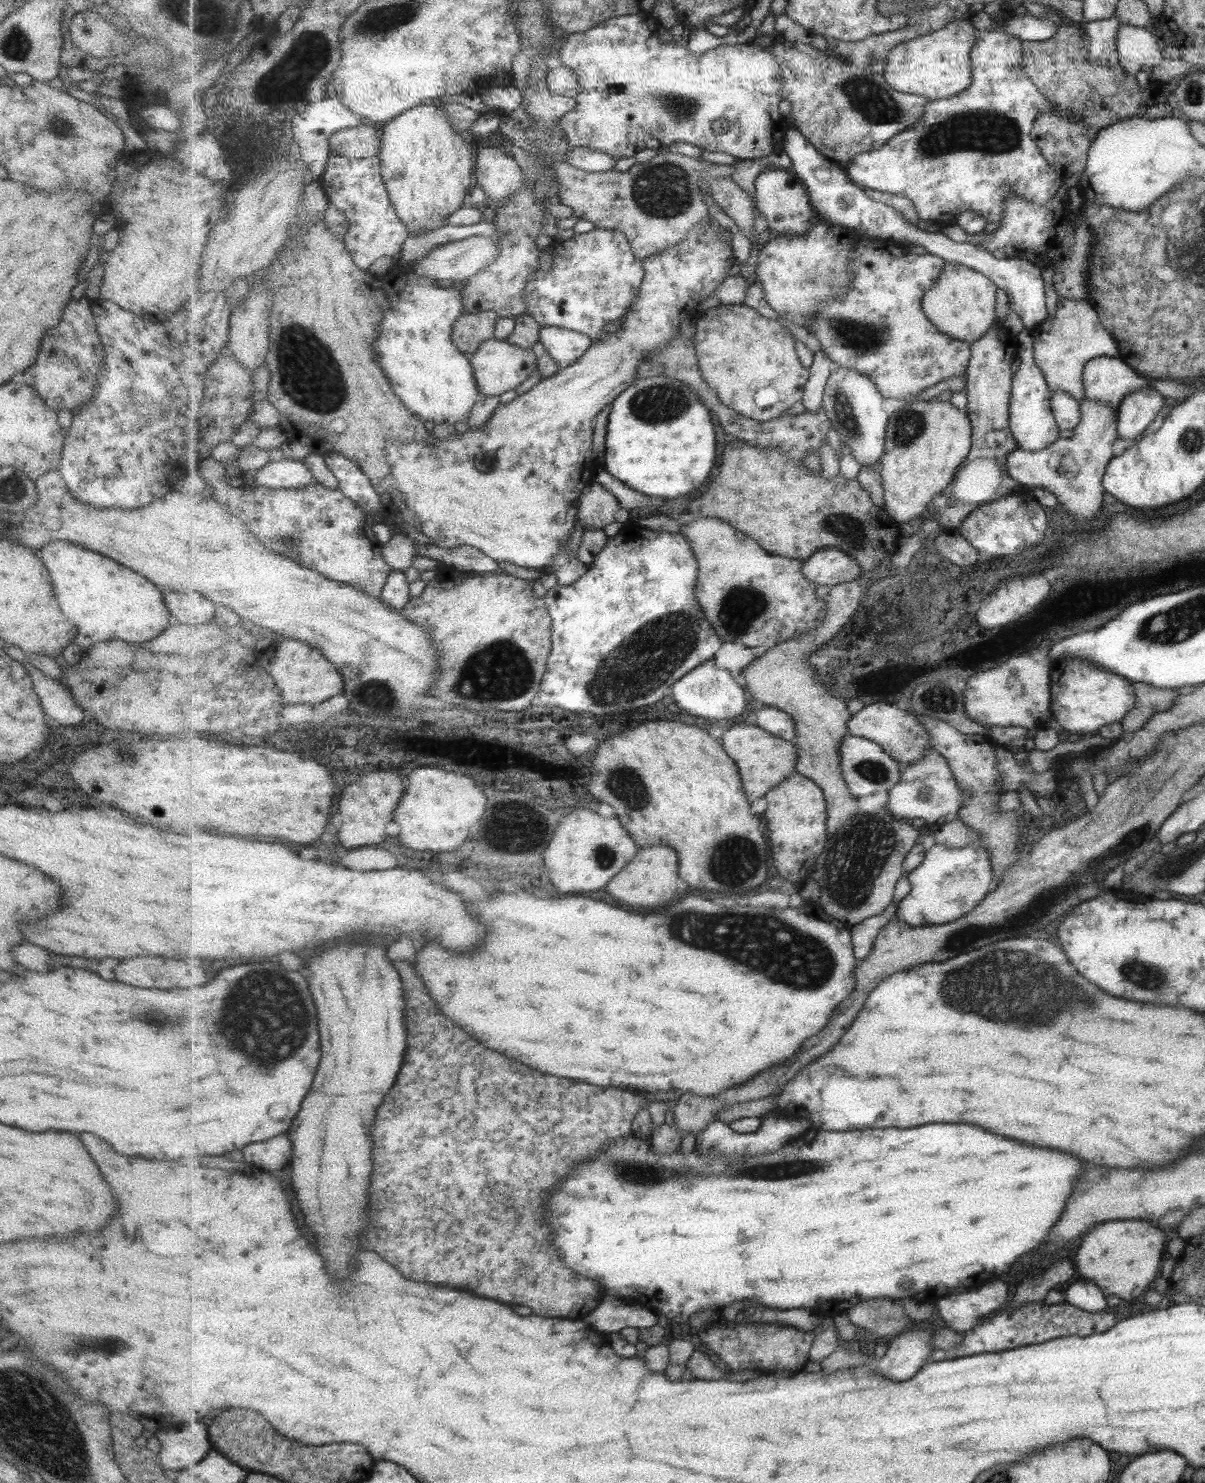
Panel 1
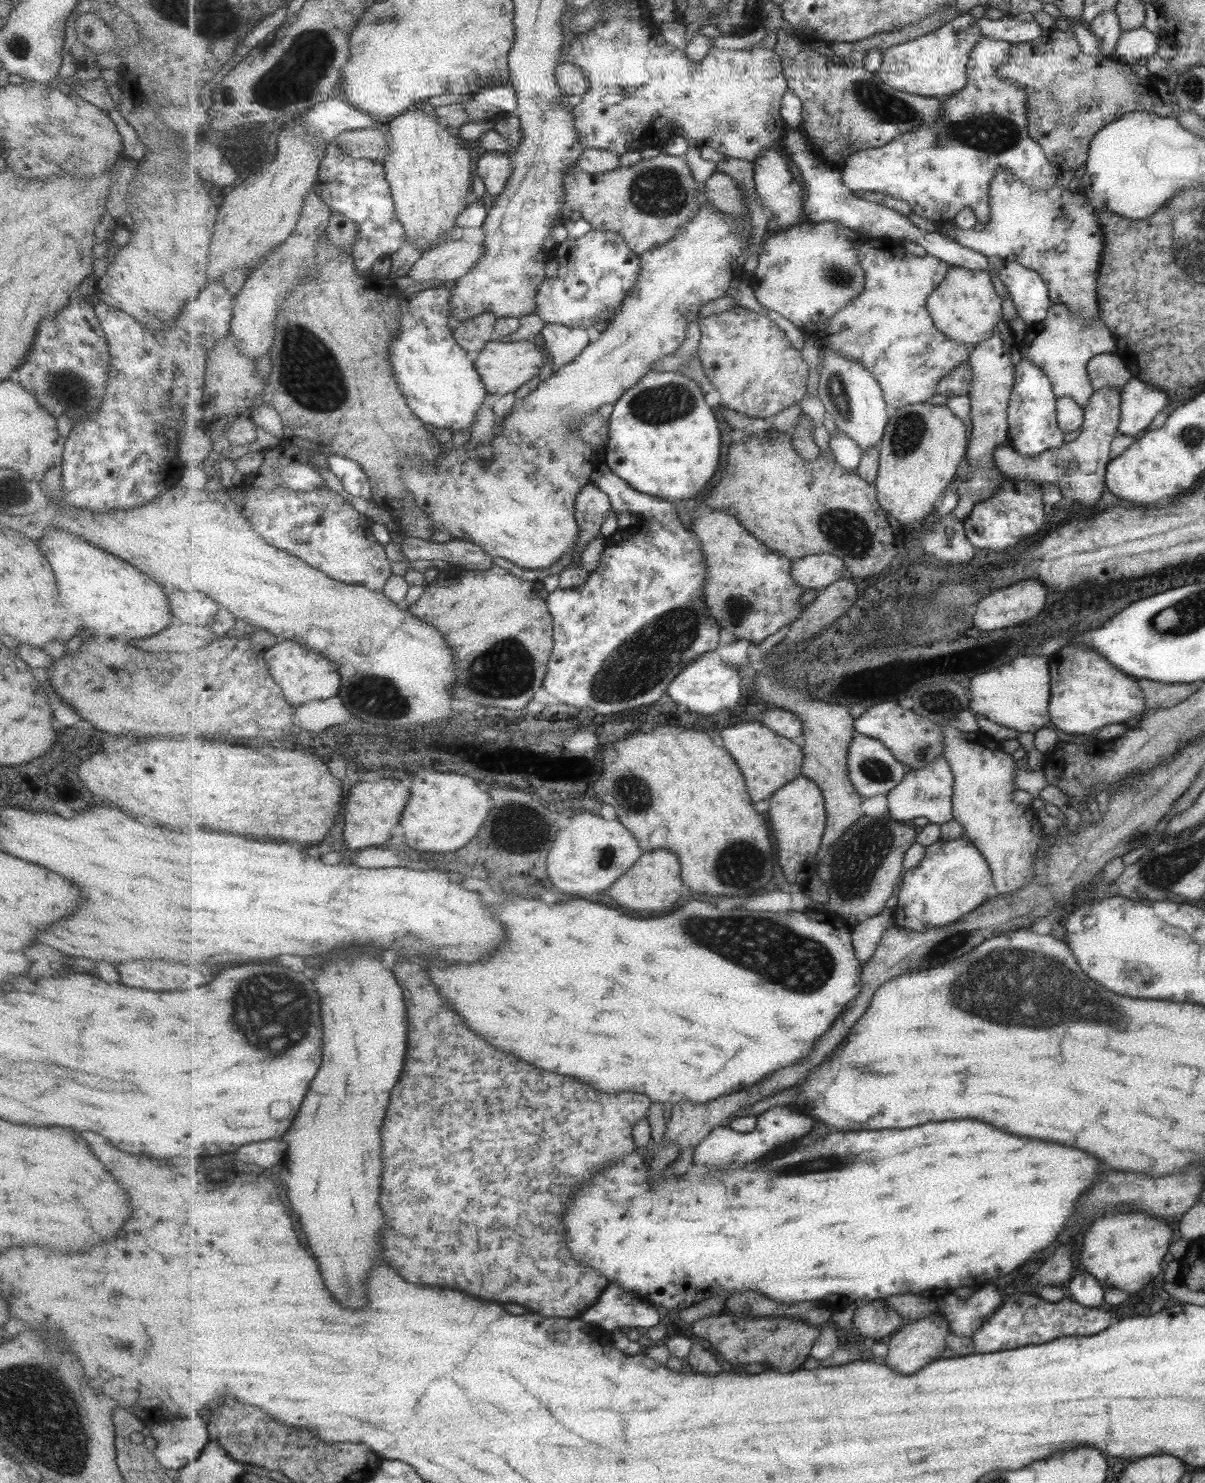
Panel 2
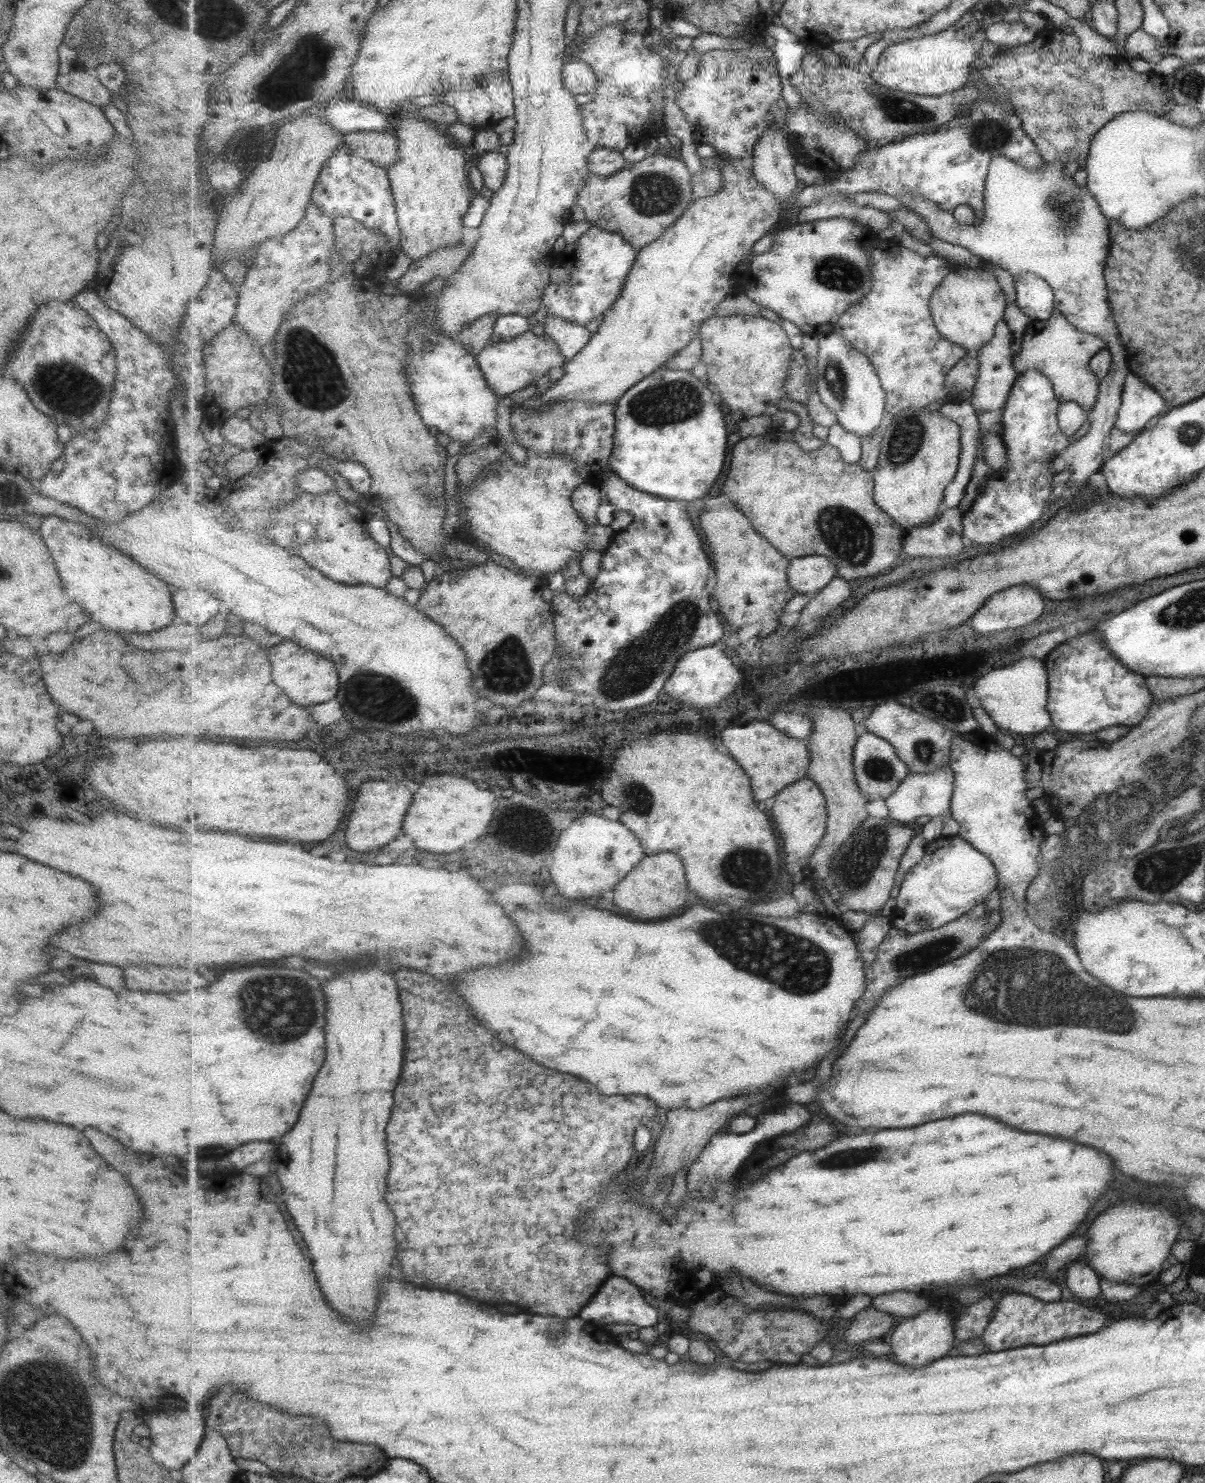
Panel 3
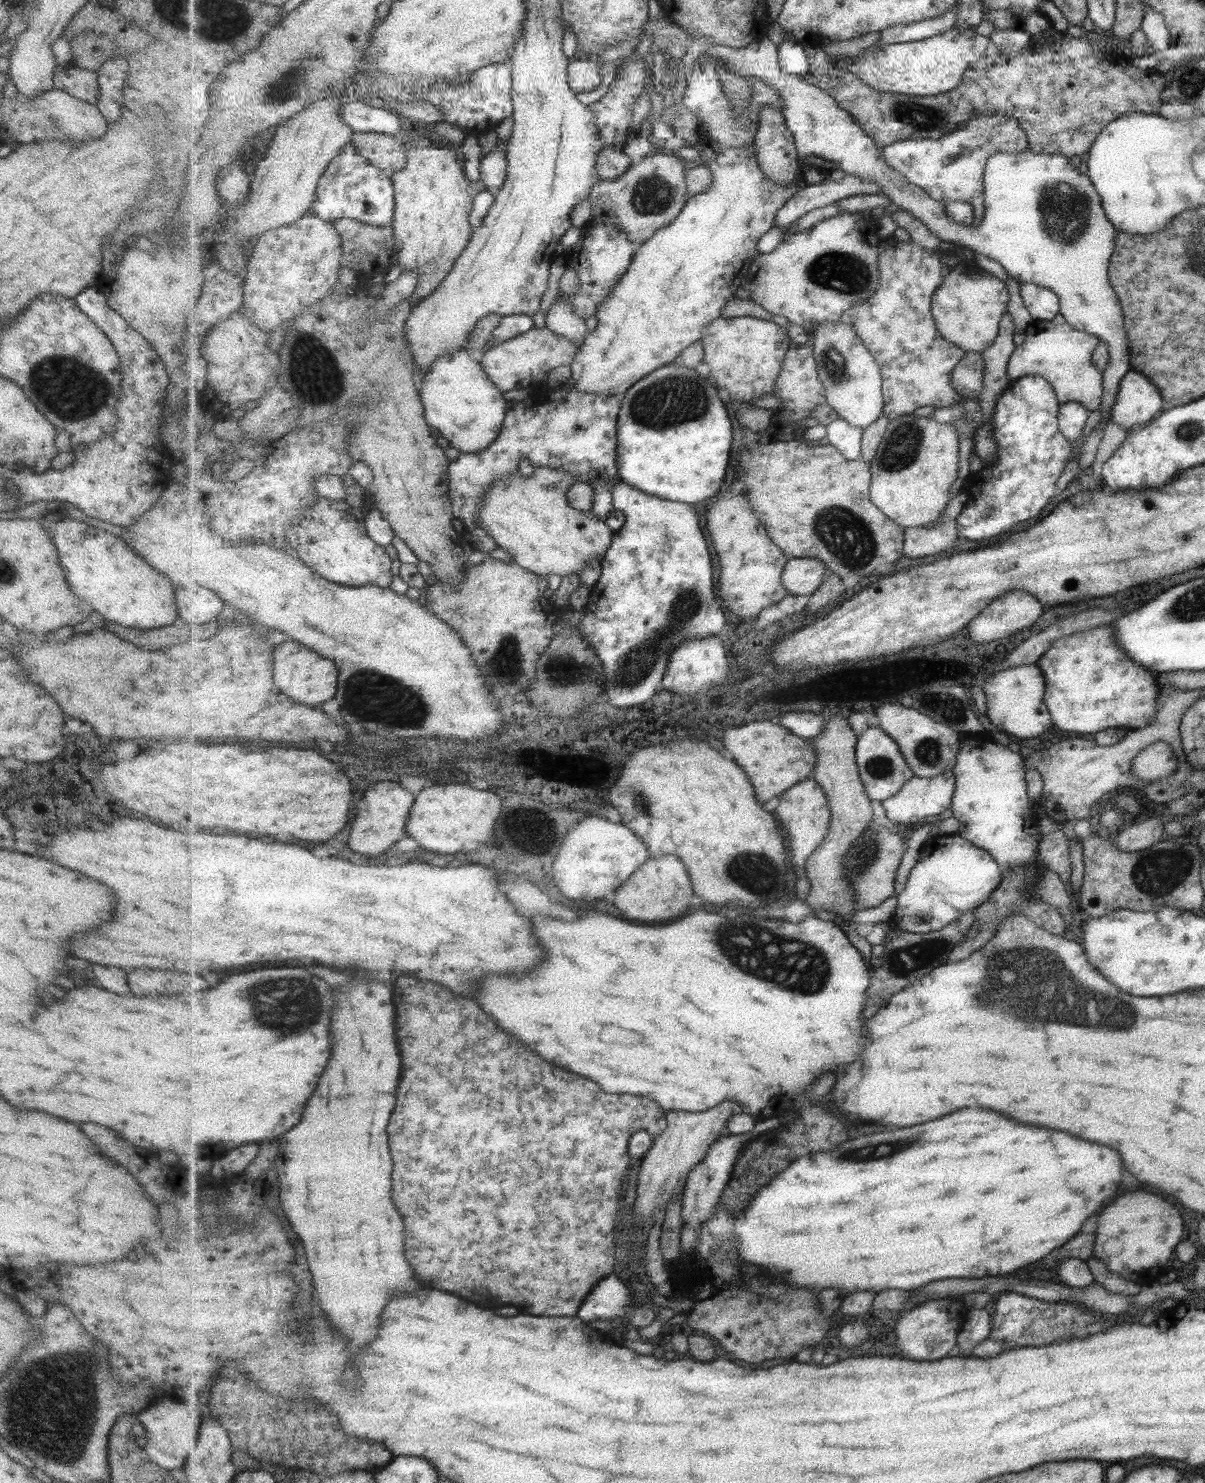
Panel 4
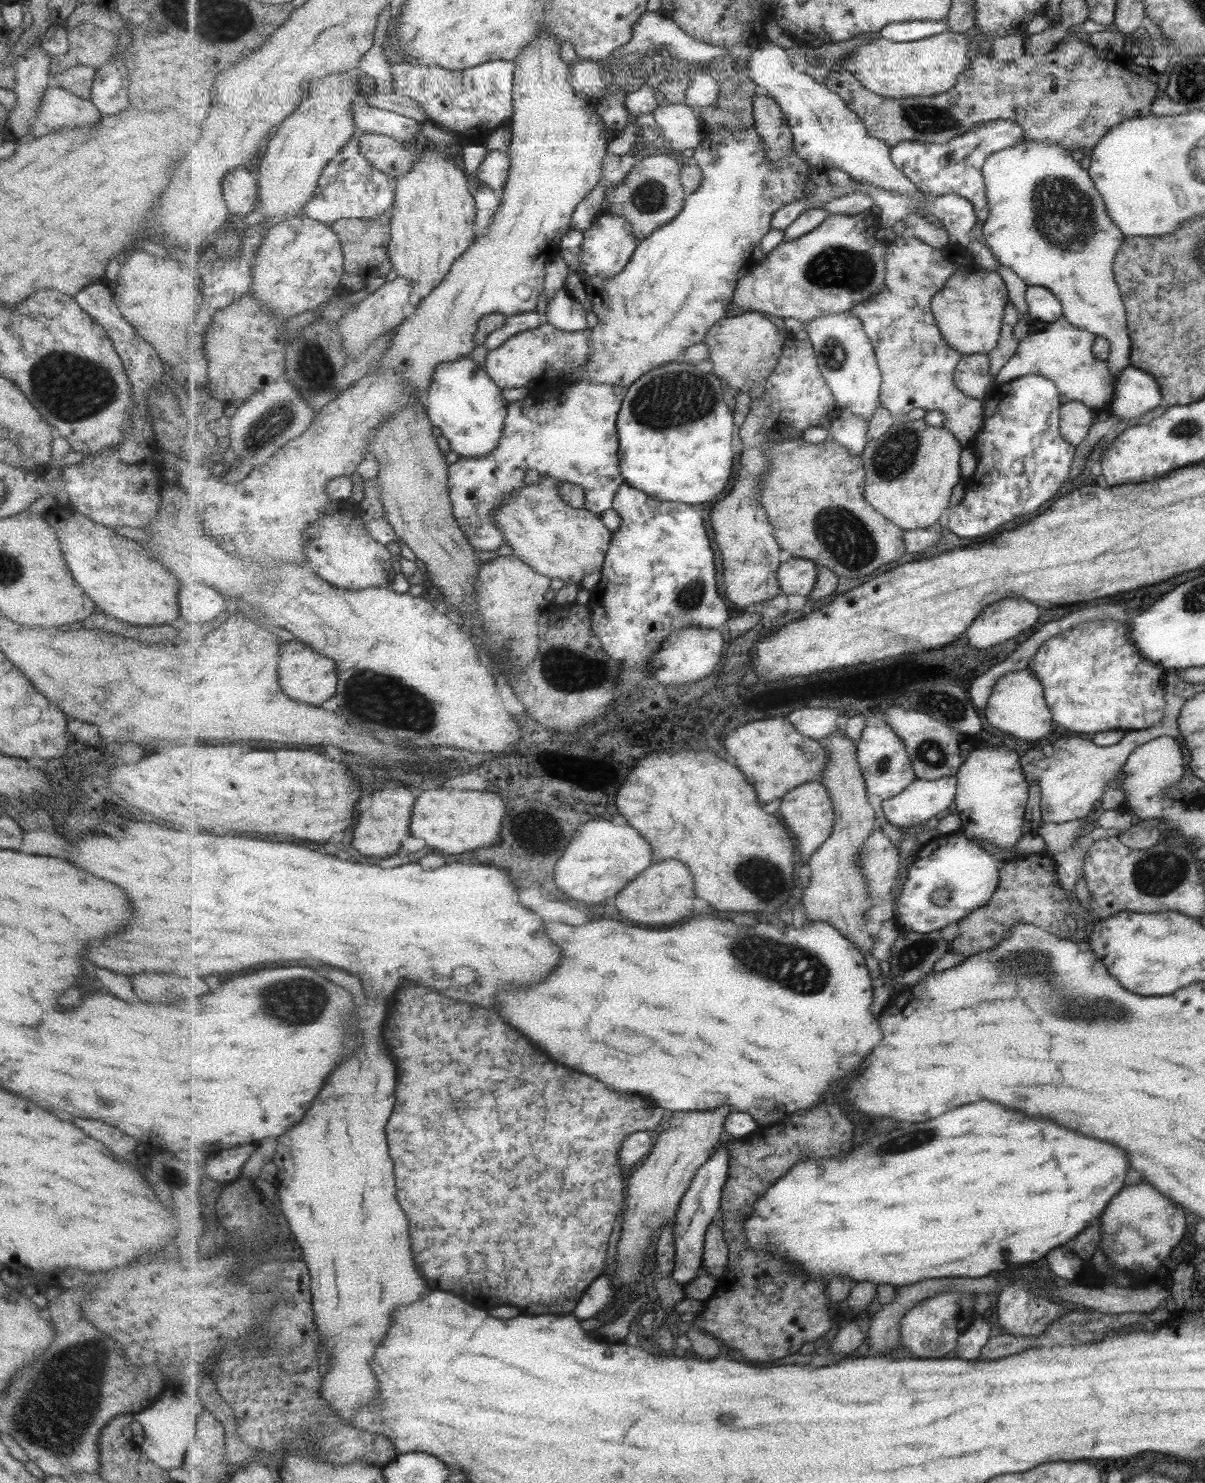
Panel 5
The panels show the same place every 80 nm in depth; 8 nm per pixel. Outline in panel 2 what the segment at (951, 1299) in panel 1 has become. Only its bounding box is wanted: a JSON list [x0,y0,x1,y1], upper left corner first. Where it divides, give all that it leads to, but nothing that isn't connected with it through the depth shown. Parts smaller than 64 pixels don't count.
[938,1284,1001,1338]

